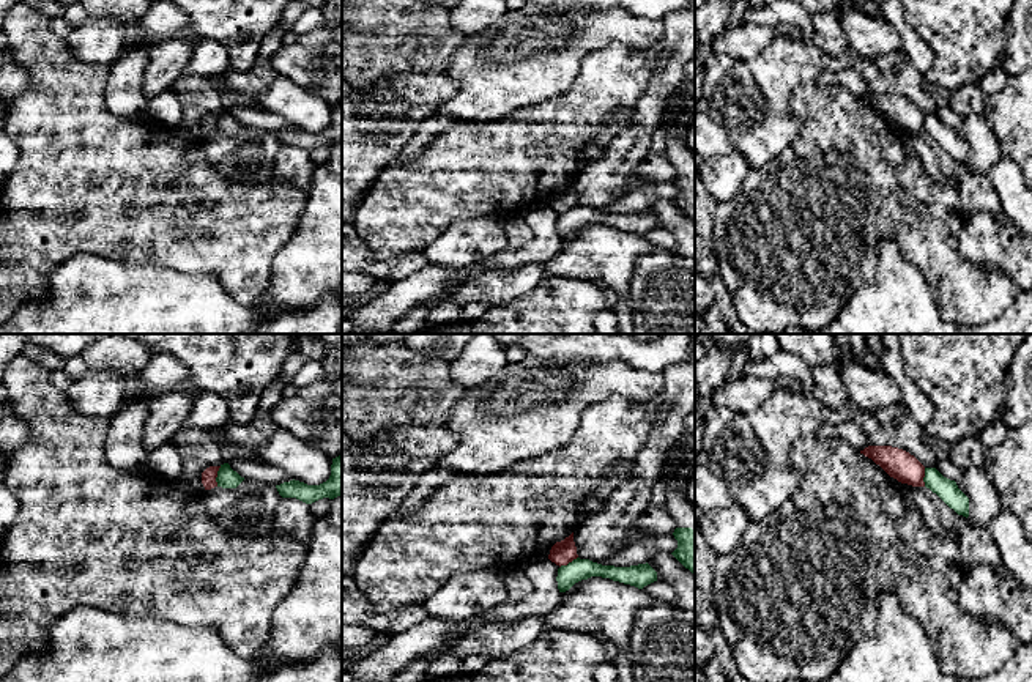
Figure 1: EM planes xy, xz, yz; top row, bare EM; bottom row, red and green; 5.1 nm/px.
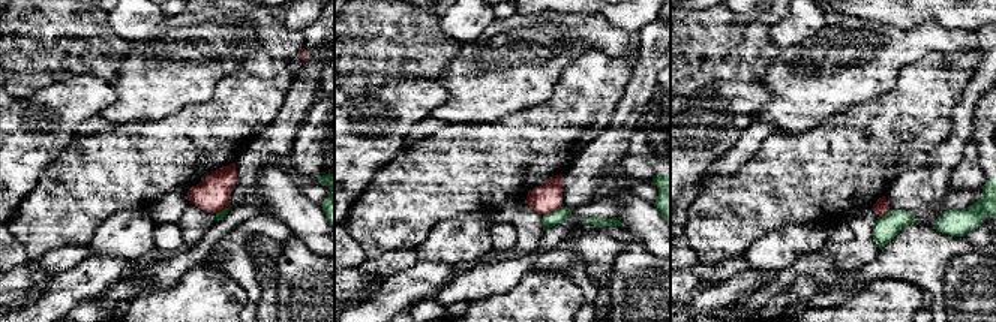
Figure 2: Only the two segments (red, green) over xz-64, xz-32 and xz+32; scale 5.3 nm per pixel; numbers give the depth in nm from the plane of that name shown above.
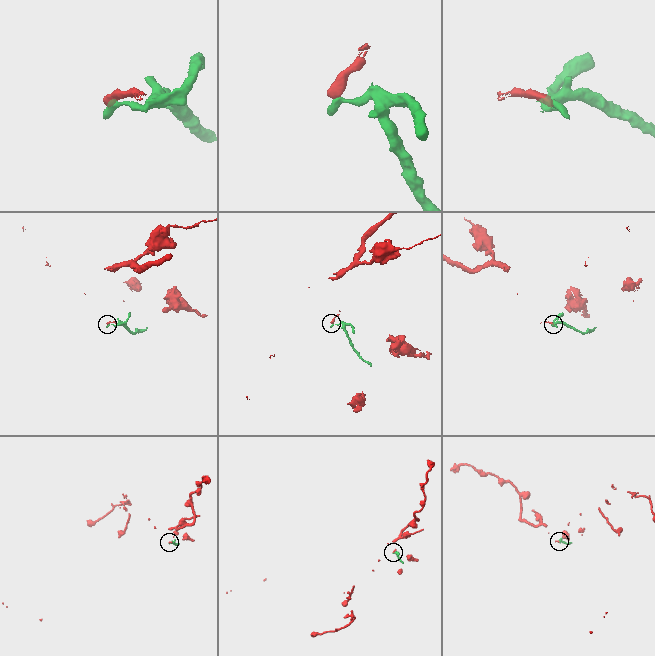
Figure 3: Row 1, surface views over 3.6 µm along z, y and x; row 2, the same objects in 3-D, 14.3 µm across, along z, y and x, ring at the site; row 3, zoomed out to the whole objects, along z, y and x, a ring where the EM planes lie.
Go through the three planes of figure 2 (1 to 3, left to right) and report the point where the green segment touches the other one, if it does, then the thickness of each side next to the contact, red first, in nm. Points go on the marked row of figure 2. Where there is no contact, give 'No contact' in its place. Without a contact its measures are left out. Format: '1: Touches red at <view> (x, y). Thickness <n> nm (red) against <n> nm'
1: Touches red at xz-64 (222, 208). Thickness 180 nm (red) against 50 nm
2: Touches red at xz-32 (552, 210). Thickness 160 nm (red) against 70 nm
3: Touches red at xz+32 (884, 213). Thickness 80 nm (red) against 140 nm

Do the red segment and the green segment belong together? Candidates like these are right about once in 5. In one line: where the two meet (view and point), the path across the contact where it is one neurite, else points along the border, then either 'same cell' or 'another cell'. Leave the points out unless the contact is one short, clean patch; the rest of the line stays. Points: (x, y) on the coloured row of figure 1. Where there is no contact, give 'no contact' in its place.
contact xy (216, 476); border xy (221, 467), (216, 485); another cell

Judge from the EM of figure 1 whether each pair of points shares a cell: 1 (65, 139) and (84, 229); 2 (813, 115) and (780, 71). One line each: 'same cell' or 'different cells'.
1: same cell
2: different cells

